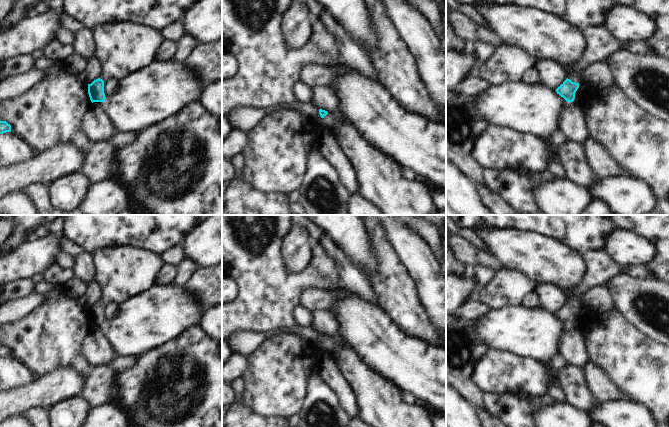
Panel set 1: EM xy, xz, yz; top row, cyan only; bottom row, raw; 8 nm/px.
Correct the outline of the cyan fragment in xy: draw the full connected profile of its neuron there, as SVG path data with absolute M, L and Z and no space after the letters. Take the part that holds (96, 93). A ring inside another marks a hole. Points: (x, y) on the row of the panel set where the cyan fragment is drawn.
M115 22L96 26L92 29L95 53L94 57L102 65L100 77L88 84L91 102L104 102L104 83L111 78L121 80L155 61L159 46L164 38L162 33L152 27L130 22Z

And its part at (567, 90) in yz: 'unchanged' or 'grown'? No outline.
grown

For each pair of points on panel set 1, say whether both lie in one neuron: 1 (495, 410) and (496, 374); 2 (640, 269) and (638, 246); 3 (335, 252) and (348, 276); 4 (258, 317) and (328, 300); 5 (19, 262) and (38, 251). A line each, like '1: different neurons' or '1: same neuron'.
1: different neurons
2: different neurons
3: same neuron
4: different neurons
5: same neuron

